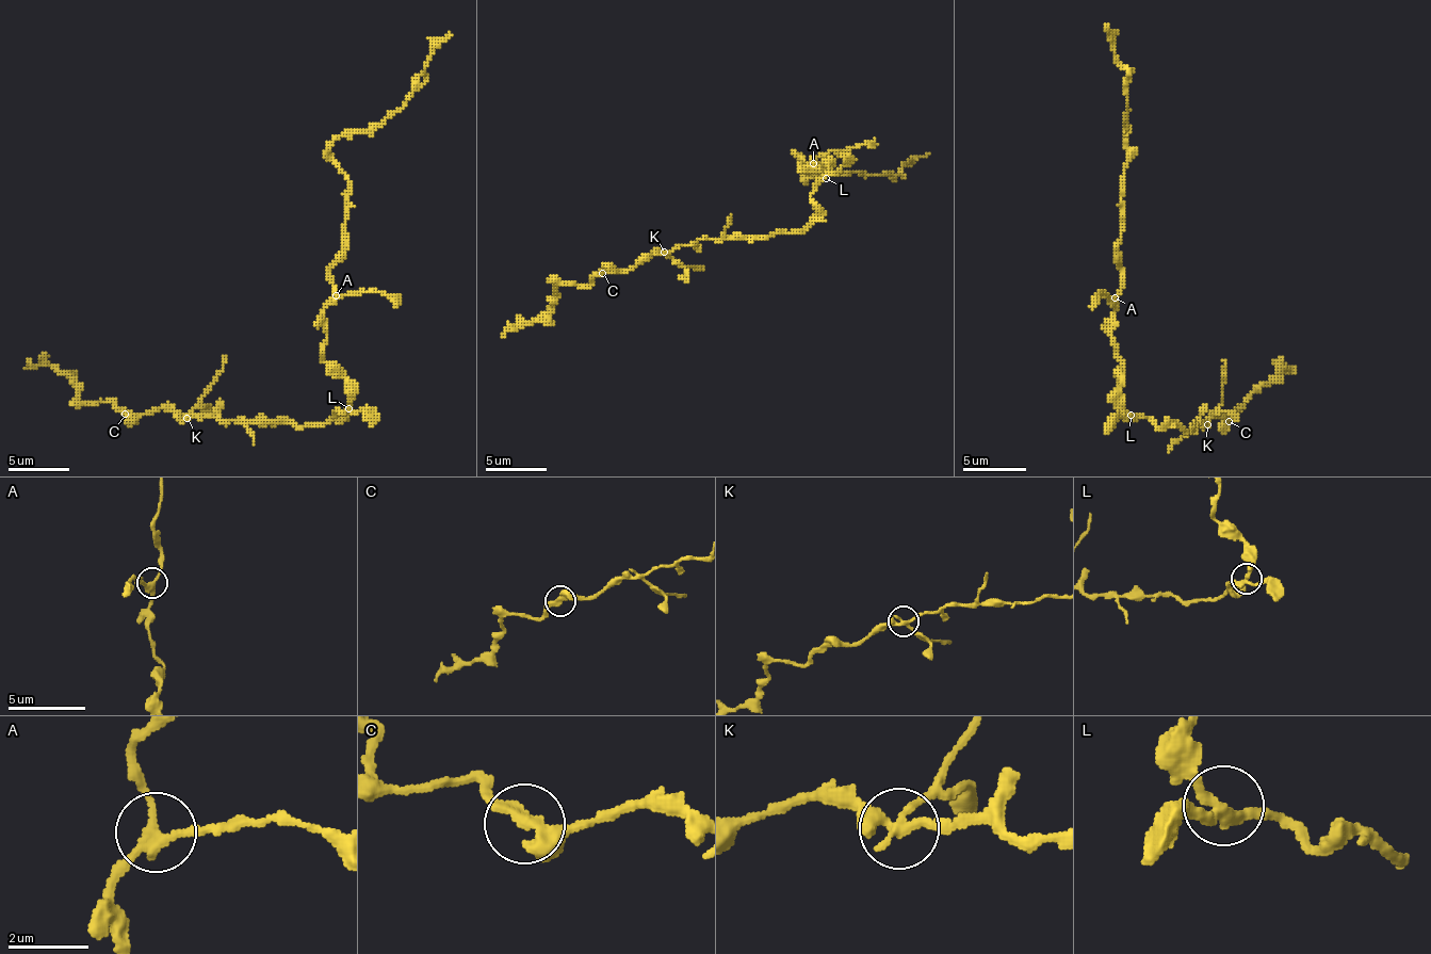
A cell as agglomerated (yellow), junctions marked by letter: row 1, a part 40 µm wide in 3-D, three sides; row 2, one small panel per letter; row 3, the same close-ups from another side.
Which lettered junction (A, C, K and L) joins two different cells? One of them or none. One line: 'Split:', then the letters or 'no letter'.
Split: K

